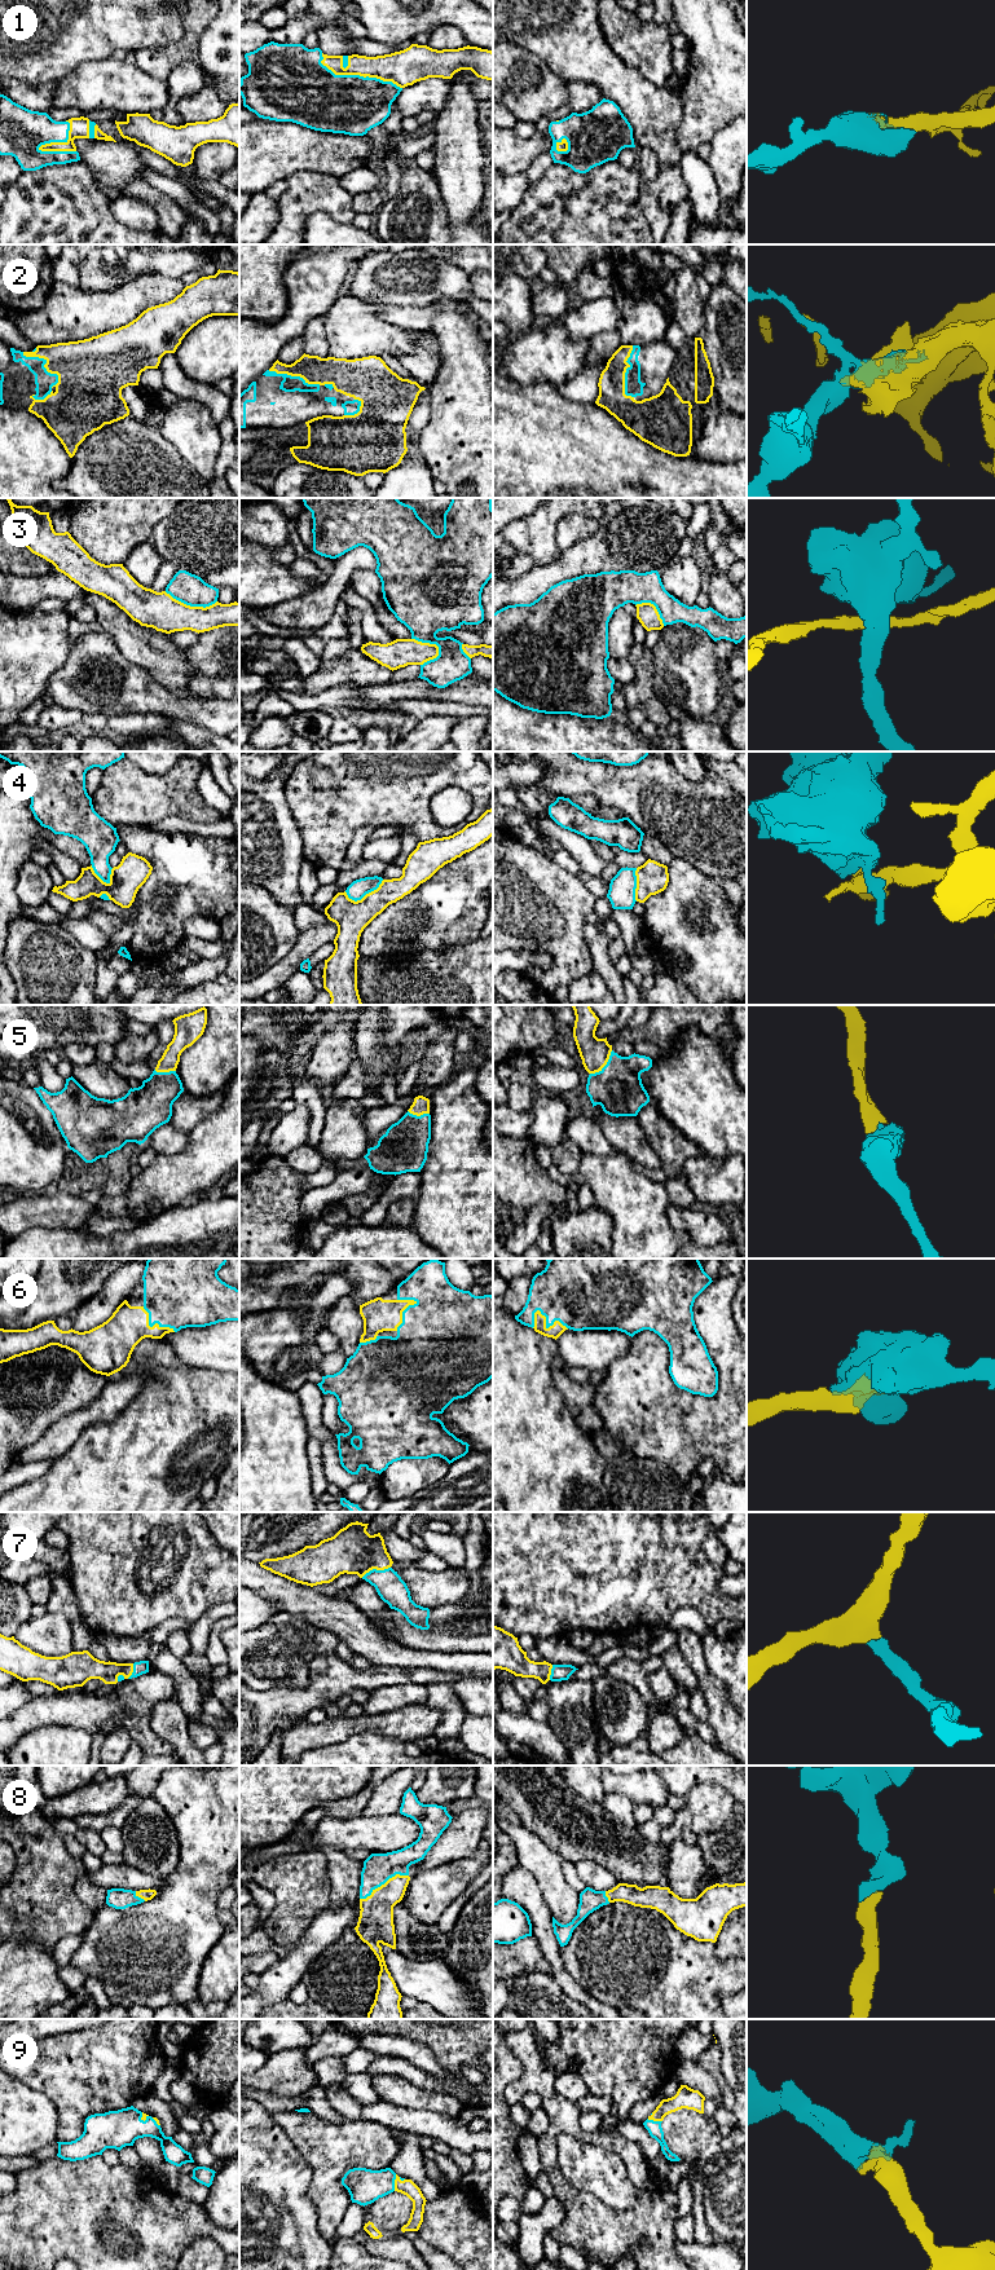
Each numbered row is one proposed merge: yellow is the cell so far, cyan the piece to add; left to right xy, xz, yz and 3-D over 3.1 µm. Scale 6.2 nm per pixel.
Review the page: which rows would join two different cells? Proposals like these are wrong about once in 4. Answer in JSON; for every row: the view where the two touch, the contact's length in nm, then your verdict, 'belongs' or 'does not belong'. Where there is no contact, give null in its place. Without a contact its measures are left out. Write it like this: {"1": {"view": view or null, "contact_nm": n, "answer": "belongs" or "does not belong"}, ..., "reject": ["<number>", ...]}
{"1": {"view": "xz", "contact_nm": 550, "answer": "belongs"}, "2": {"view": "xy", "contact_nm": 300, "answer": "belongs"}, "3": {"view": "xz", "contact_nm": 200, "answer": "does not belong"}, "4": {"view": "xz", "contact_nm": 260, "answer": "does not belong"}, "5": {"view": "yz", "contact_nm": 200, "answer": "belongs"}, "6": {"view": "yz", "contact_nm": 240, "answer": "belongs"}, "7": {"view": "xz", "contact_nm": 200, "answer": "belongs"}, "8": {"view": "xz", "contact_nm": 340, "answer": "belongs"}, "9": {"view": "xz", "contact_nm": 110, "answer": "belongs"}, "reject": ["3", "4"]}

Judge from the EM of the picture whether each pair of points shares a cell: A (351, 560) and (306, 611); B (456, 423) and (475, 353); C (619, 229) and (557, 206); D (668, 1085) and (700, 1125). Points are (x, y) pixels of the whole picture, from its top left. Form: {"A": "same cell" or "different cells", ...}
{"A": "same cell", "B": "same cell", "C": "same cell", "D": "same cell"}

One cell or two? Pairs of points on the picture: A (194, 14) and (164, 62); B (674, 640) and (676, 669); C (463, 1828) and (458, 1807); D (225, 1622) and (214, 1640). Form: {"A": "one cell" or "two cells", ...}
{"A": "one cell", "B": "one cell", "C": "two cells", "D": "one cell"}

